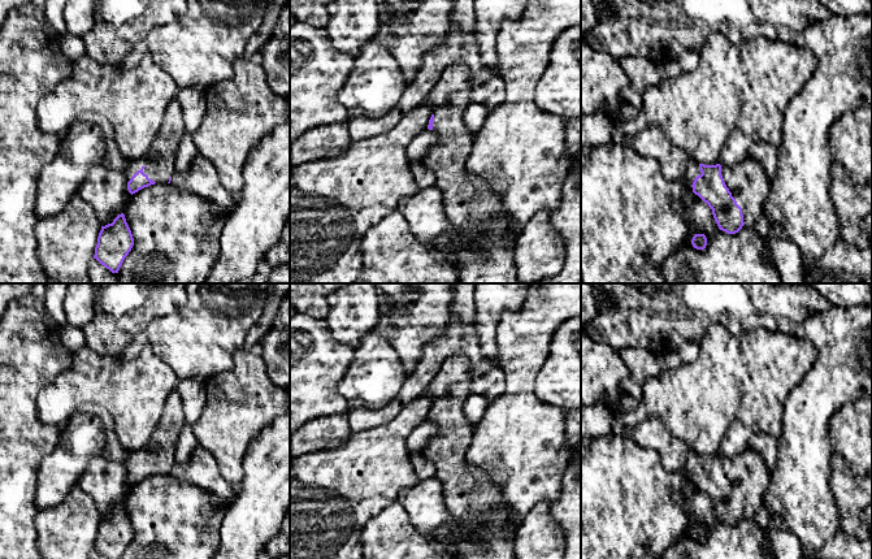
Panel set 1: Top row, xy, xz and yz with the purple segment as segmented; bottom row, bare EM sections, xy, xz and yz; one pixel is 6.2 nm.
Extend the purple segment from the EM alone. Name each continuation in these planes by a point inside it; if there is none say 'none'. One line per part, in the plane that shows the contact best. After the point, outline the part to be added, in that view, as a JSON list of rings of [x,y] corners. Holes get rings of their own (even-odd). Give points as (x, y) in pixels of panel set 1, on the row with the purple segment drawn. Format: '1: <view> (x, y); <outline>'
1: yz (747, 182); [[[749,155],[734,166],[721,164],[721,176],[732,196],[742,208],[745,225],[754,225],[771,192],[771,179],[763,166]]]

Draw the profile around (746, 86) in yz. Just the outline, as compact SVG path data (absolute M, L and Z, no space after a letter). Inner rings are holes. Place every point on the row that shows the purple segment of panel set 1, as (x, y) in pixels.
M715 31L699 49L698 66L647 87L641 113L630 122L613 124L611 143L624 146L628 136L659 125L665 138L698 164L721 165L721 150L734 130L741 130L752 142L769 143L778 151L786 107L802 91L816 66L817 57L806 46L762 36L732 43Z

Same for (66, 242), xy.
M75 194L65 209L42 218L35 228L38 259L56 283L90 283L87 266L94 259L101 224L94 209Z

